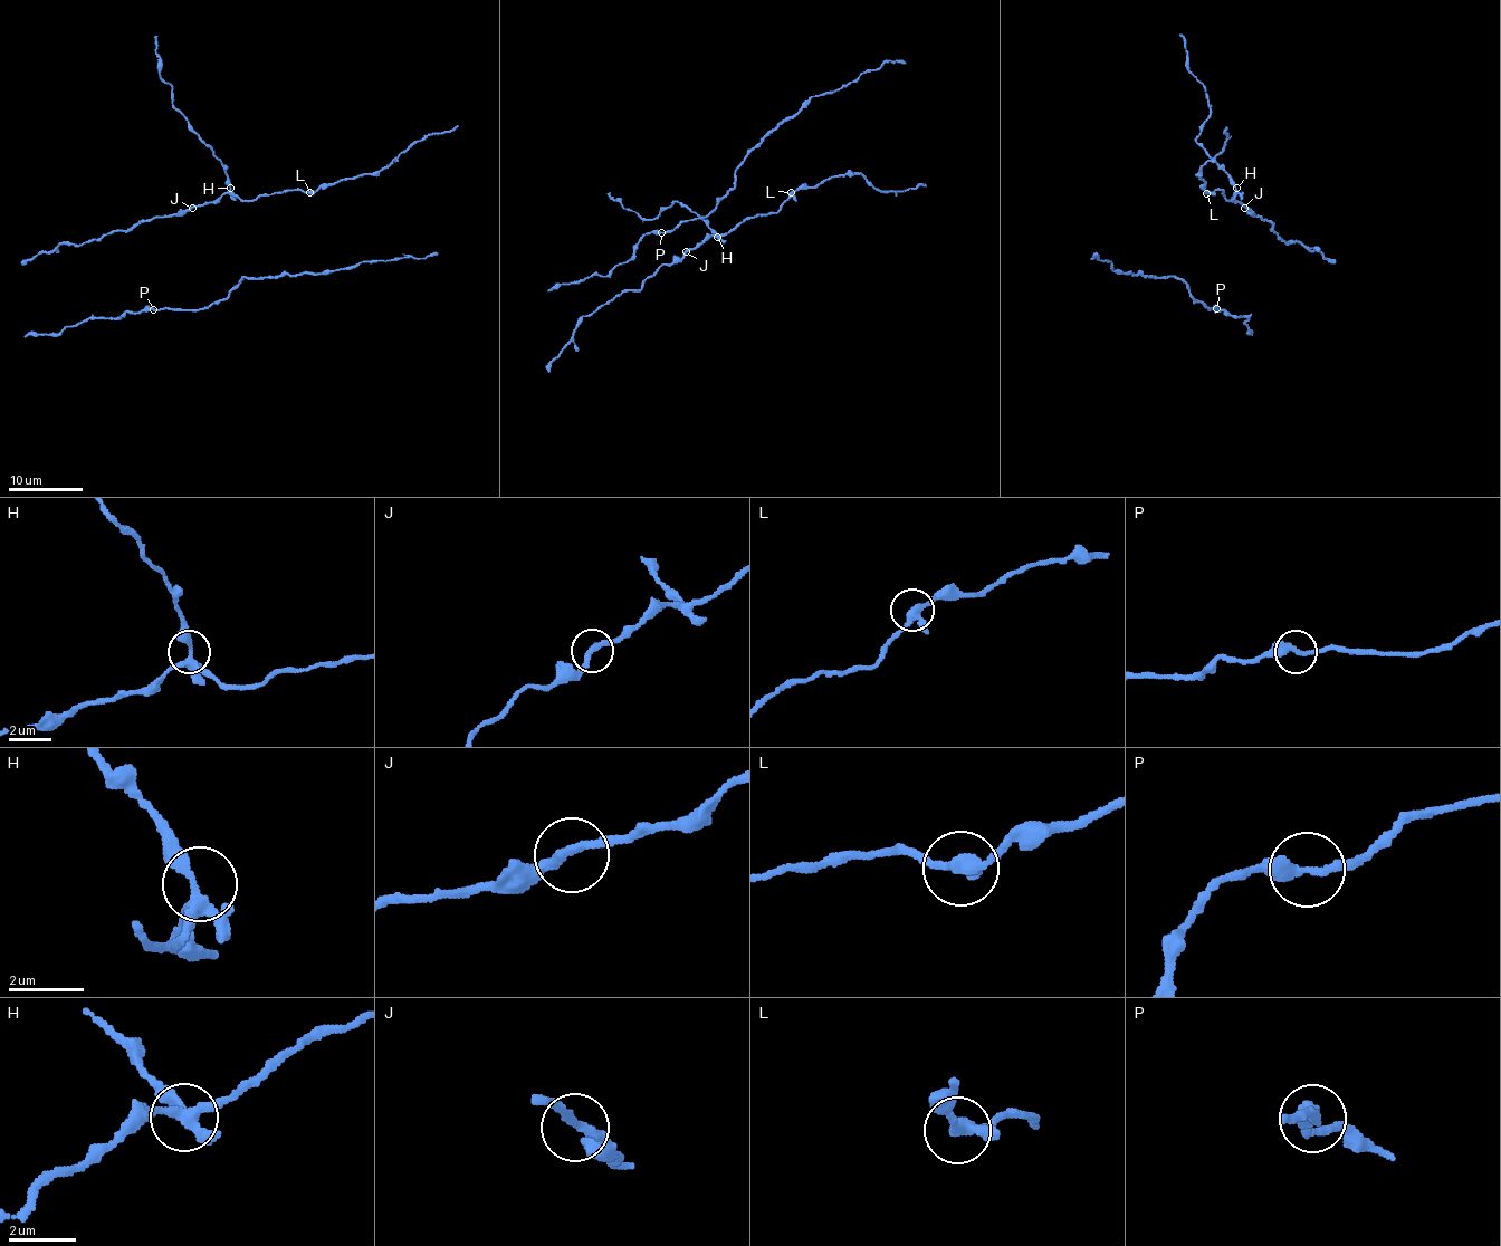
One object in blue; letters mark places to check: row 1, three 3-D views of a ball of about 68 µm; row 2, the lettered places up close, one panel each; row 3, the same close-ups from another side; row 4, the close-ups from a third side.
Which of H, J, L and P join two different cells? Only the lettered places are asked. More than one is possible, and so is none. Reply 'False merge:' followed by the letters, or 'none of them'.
False merge: none of them

